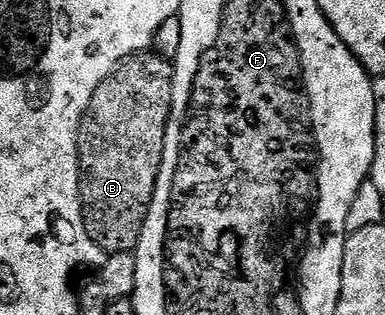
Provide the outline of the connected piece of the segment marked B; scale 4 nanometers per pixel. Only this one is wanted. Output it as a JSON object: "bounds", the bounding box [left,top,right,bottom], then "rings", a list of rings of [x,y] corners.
{"bounds":[78,52,174,255],"rings":[[[143,52],[134,54],[131,58],[126,58],[119,64],[112,73],[102,81],[100,88],[92,96],[92,100],[86,109],[86,115],[82,118],[82,123],[78,129],[78,183],[82,189],[82,215],[88,236],[101,250],[105,250],[107,255],[129,254],[137,251],[138,241],[144,228],[144,220],[150,211],[150,205],[156,192],[156,180],[160,176],[160,168],[164,160],[164,140],[166,139],[166,129],[168,120],[172,112],[172,96],[174,95],[174,68],[173,65],[158,53]]]}

